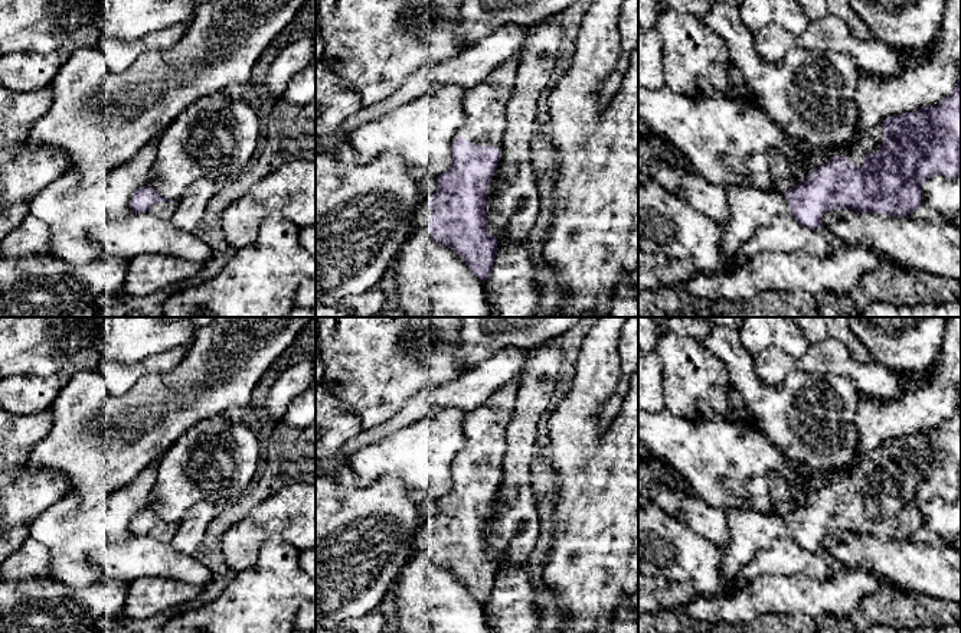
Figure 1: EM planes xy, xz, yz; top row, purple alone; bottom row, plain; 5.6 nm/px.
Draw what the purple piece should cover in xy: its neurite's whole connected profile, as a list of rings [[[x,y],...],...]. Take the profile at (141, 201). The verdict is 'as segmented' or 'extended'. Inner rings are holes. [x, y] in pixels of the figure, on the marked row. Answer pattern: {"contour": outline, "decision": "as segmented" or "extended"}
{"contour": [[[147,185],[131,196],[130,208],[134,213],[150,212],[157,218],[170,221],[177,209],[177,202],[161,198]]], "decision": "extended"}

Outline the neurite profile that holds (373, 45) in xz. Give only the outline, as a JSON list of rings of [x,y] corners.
[[[316,0],[321,36],[326,42],[321,63],[352,85],[363,105],[390,97],[418,69],[450,61],[464,52],[454,27],[460,22],[462,0]]]

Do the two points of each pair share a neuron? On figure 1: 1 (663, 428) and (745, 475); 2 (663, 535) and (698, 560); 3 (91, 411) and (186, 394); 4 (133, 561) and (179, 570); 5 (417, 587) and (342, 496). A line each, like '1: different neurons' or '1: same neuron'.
1: same neuron
2: same neuron
3: same neuron
4: same neuron
5: different neurons

